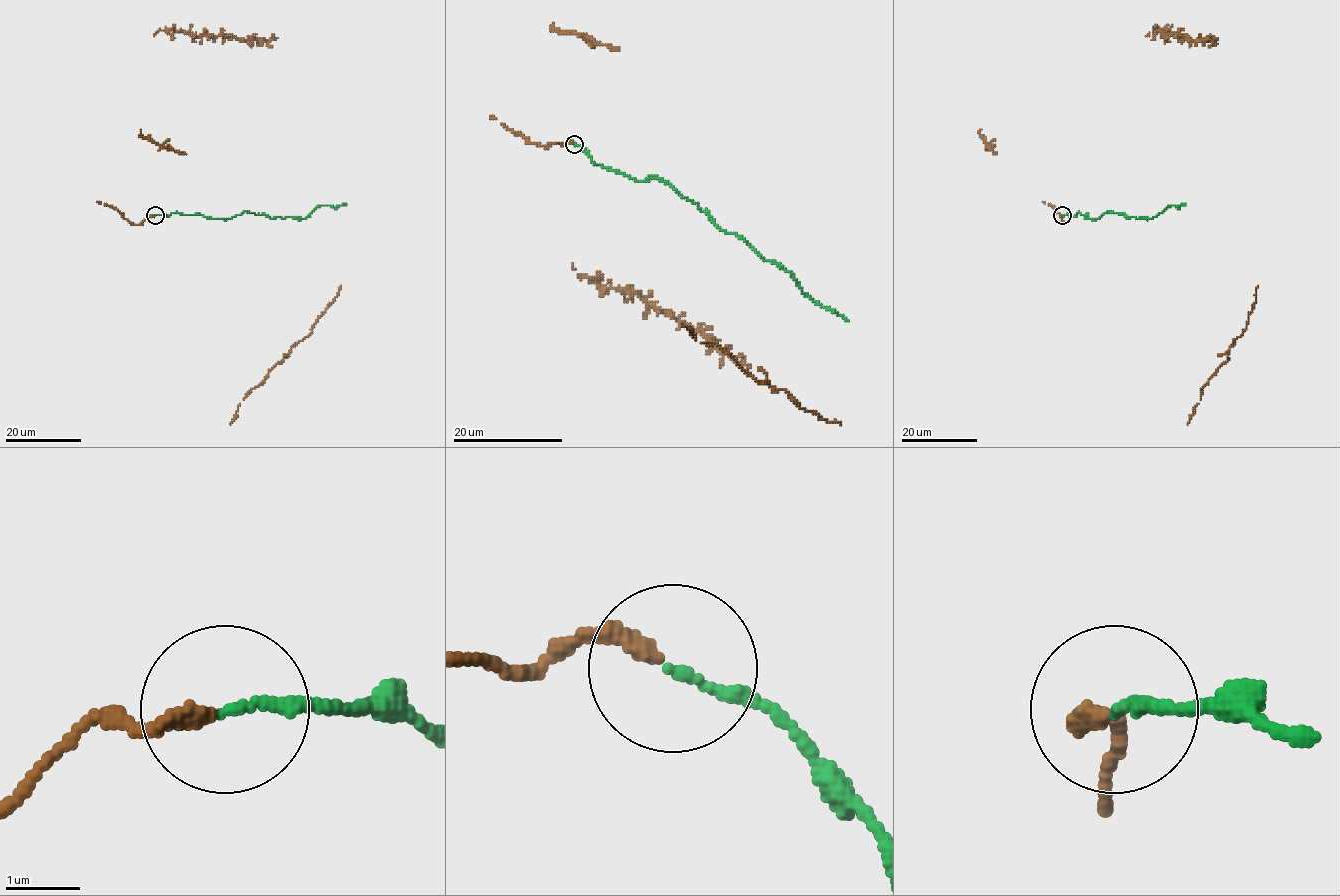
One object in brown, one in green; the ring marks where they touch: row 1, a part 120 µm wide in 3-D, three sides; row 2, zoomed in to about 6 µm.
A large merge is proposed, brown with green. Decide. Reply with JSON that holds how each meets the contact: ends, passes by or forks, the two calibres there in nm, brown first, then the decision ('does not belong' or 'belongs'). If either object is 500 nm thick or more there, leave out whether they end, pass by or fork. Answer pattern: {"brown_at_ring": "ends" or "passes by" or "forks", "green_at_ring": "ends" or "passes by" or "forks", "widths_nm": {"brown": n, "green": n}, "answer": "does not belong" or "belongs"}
{"brown_at_ring": "ends", "green_at_ring": "ends", "widths_nm": {"brown": 200, "green": 140}, "answer": "belongs"}

